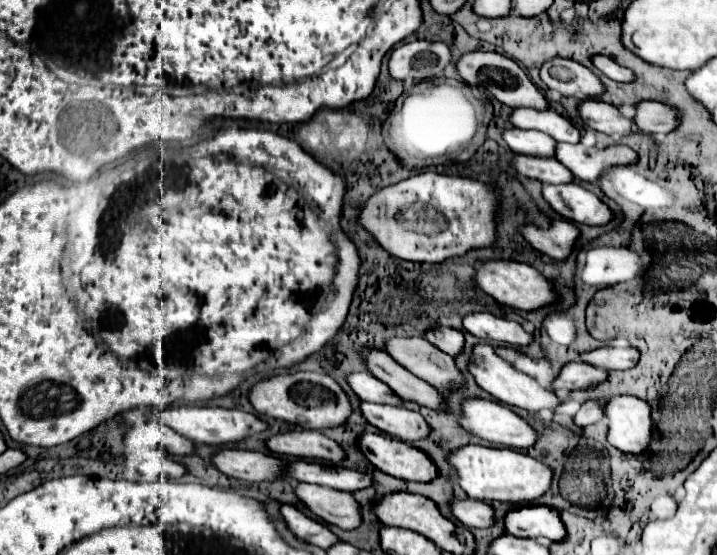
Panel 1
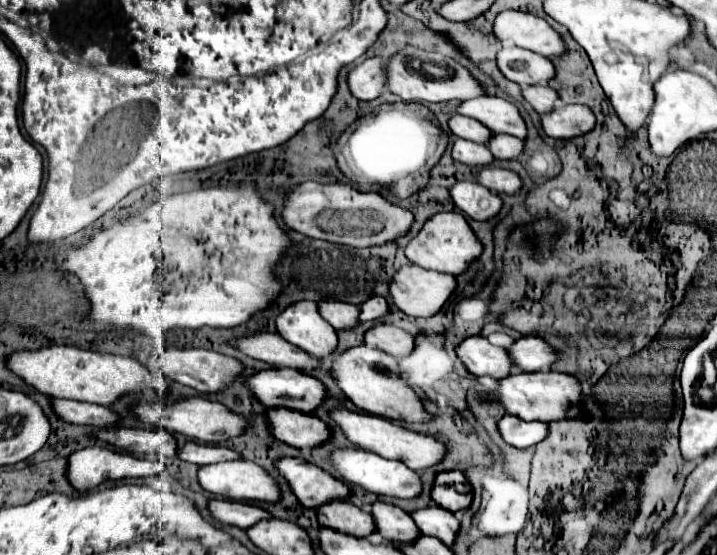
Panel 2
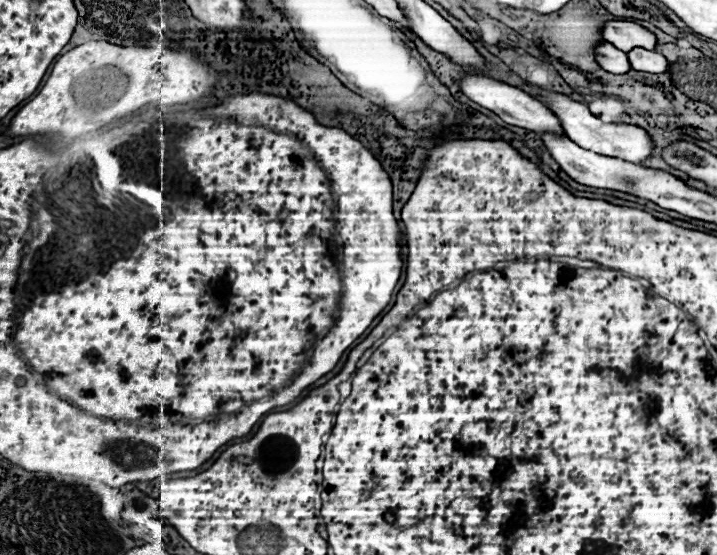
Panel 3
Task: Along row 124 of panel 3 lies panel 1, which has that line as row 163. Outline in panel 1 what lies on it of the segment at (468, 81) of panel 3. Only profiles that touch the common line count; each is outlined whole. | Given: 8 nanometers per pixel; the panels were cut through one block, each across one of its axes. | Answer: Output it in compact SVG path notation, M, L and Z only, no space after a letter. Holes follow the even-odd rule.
M514 154L512 166L520 174L524 174L528 178L536 178L544 184L574 182L574 174L564 164L560 164L556 158L536 158L536 156Z

